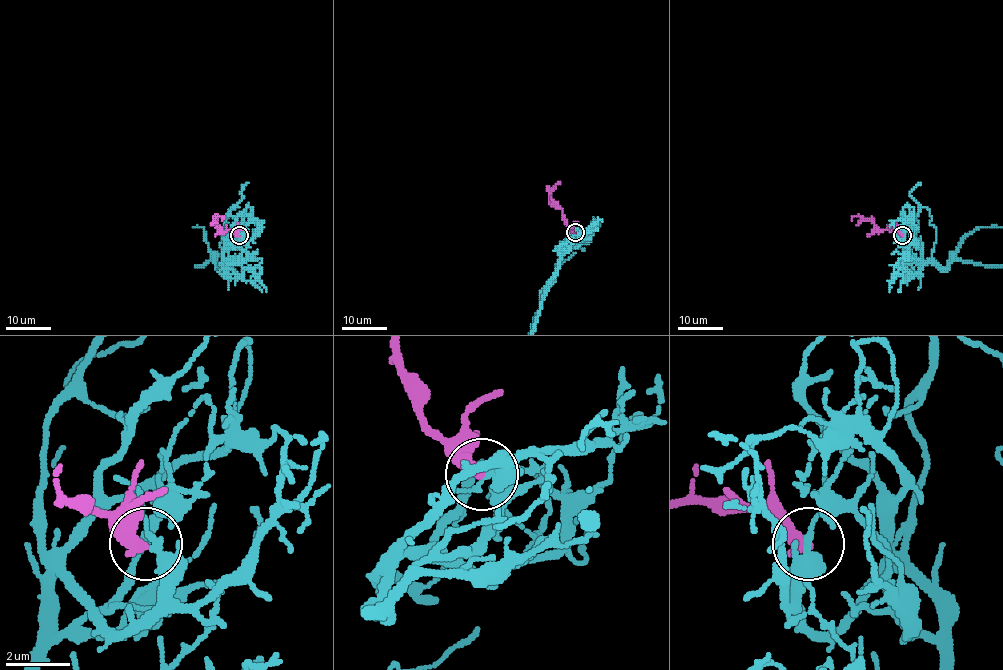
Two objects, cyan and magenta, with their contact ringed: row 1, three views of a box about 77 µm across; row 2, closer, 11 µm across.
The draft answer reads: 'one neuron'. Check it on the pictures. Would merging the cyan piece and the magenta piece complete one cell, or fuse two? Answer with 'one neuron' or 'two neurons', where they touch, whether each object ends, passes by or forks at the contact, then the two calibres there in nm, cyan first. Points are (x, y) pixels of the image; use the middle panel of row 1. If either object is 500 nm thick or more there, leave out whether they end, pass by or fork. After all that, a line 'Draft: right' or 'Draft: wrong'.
two neurons; place (575, 232); cyan forks; magenta ends; calibres 240 and 440 nm
Draft: wrong

